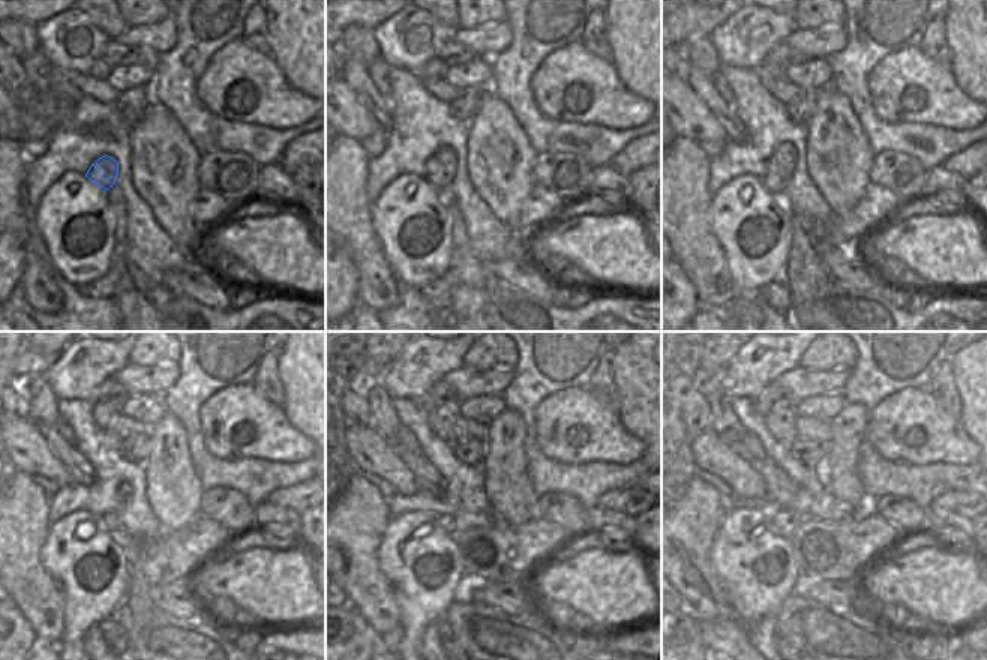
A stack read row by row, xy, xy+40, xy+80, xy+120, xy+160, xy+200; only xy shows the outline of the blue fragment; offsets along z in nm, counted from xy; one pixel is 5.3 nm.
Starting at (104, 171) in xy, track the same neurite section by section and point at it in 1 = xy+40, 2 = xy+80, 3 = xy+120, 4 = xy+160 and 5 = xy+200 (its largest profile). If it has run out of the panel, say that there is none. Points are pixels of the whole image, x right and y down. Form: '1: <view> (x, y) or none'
1: xy+40 (440, 168)
2: xy+80 (780, 164)
3: xy+120 (110, 521)
4: xy+160 (450, 524)
5: xy+200 (785, 521)

